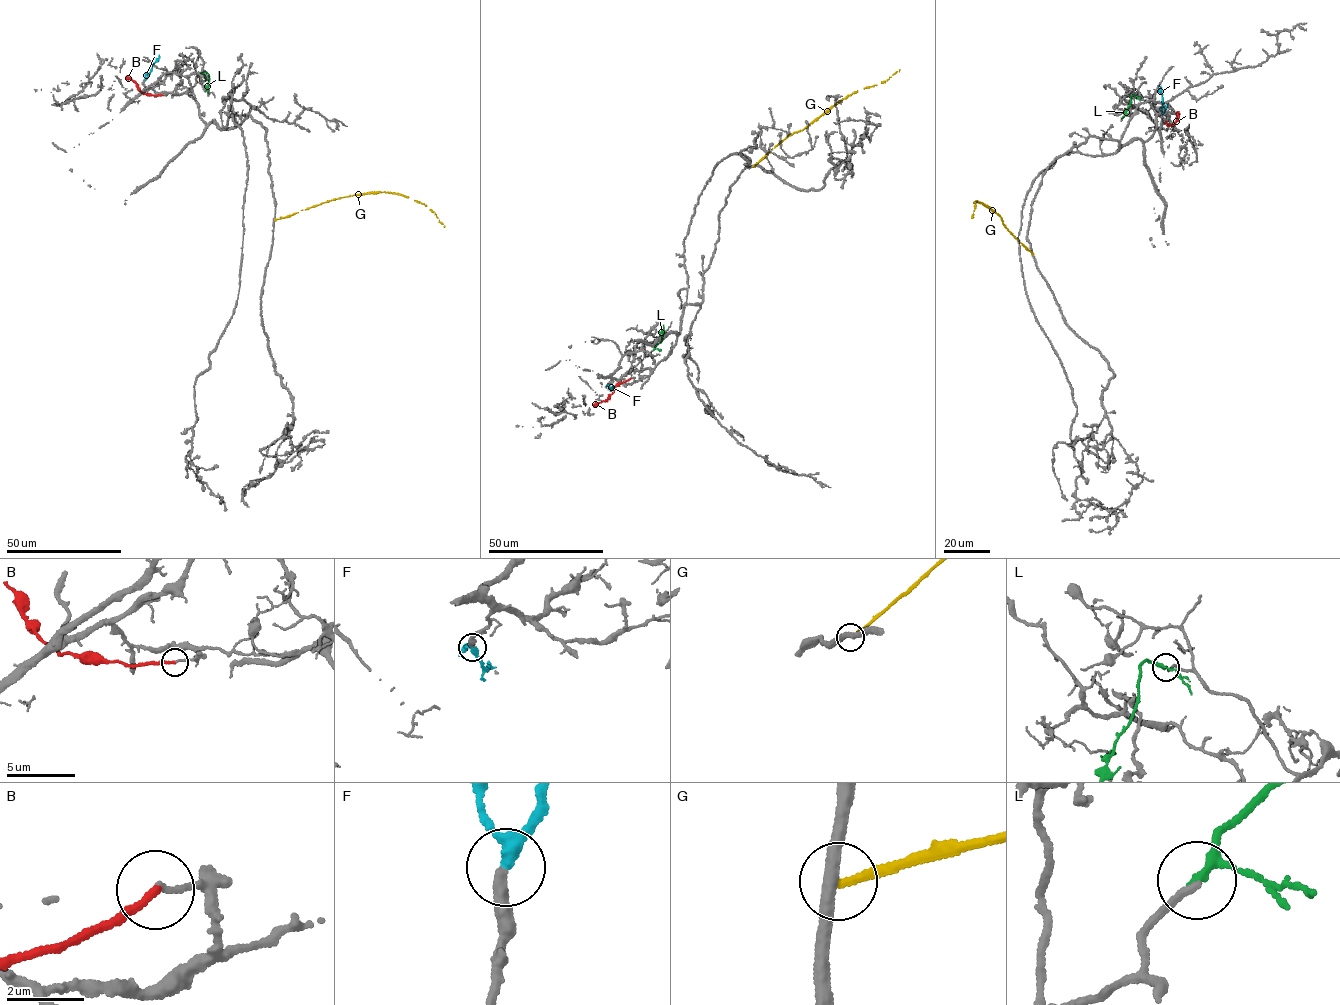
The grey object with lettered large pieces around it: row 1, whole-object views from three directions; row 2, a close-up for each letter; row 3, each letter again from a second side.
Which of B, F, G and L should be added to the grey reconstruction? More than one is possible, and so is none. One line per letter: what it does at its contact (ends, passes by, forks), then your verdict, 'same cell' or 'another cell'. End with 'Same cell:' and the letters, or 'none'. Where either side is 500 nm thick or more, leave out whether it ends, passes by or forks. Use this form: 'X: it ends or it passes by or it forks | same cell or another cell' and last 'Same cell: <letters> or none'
B: it ends | another cell
F: it passes by | same cell
G: it ends | another cell
L: it passes by | another cell
Same cell: F

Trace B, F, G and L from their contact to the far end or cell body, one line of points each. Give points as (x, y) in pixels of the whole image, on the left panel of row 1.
B: (163, 95), (143, 93), (126, 76)
F: (144, 79), (158, 55)
G: (274, 220), (331, 200), (384, 192), (398, 193), (424, 204), (444, 226)
L: (201, 73), (209, 78), (207, 92)

